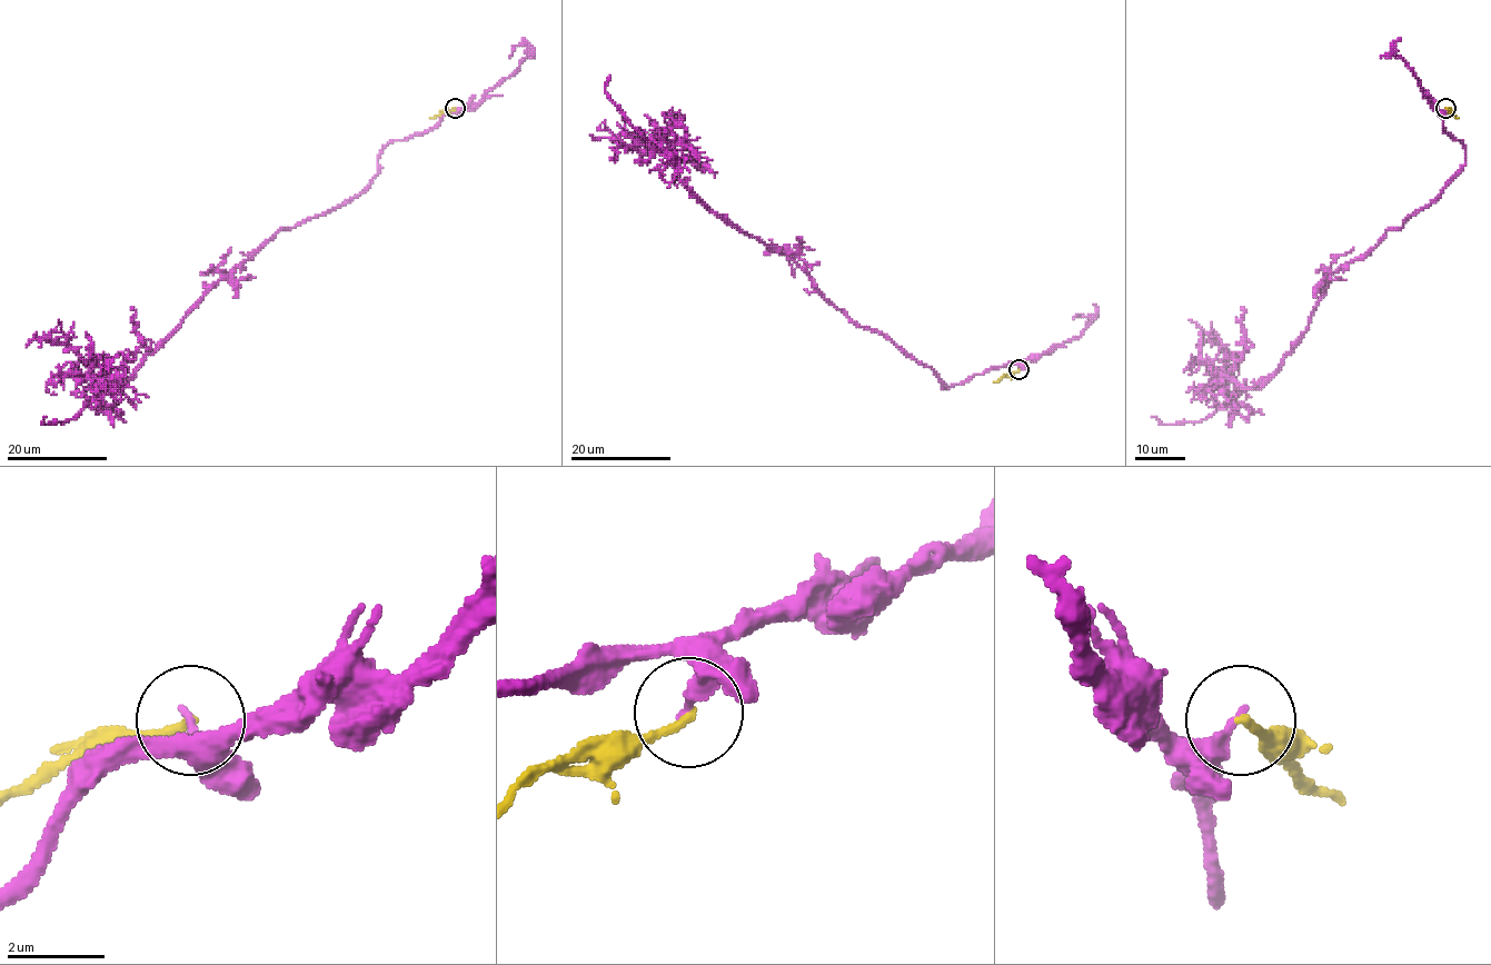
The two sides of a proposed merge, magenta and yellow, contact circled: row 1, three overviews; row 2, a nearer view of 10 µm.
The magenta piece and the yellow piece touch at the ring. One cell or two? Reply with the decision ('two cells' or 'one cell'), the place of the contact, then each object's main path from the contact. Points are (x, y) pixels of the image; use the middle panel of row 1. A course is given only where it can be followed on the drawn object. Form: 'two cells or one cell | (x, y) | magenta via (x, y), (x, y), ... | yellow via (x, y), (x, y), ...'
two cells | (1019, 369) | magenta via (1019, 369), (994, 367), (942, 389), (931, 367), (855, 324), (784, 250), (718, 218), (605, 90), (610, 76) | yellow via (1019, 369), (994, 381)

